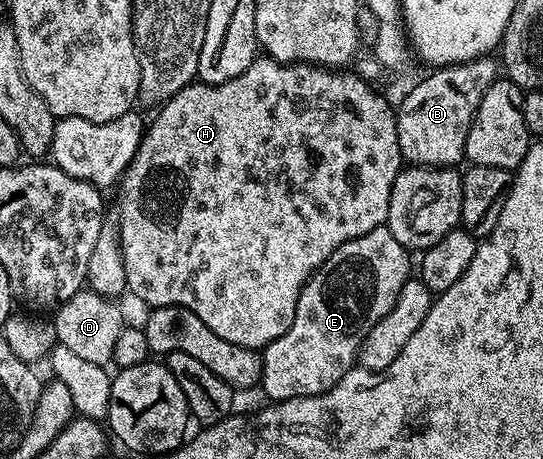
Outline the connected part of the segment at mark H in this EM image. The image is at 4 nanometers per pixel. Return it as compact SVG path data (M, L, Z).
M260 56L256 58L253 64L249 64L249 68L245 68L245 72L241 72L241 76L233 76L233 80L225 80L225 84L217 84L216 86L206 86L204 82L196 80L190 86L181 88L181 92L177 92L177 96L173 96L169 101L158 107L156 114L159 115L152 122L150 119L141 144L137 148L133 160L127 165L127 170L123 173L123 177L117 186L117 191L119 190L119 214L117 213L119 251L125 264L123 275L127 281L126 289L131 294L141 296L141 300L145 300L148 306L152 308L157 306L183 306L197 316L201 316L201 320L205 320L208 328L213 332L217 332L217 336L221 336L221 340L229 340L229 344L241 344L250 350L262 351L263 347L268 346L273 340L285 336L285 332L289 332L289 324L293 324L299 293L303 290L304 284L310 280L316 268L321 264L325 264L325 260L329 260L331 253L337 248L341 248L341 244L345 244L357 236L365 236L365 232L373 232L376 228L386 223L387 213L389 212L389 196L393 192L393 184L397 180L399 171L404 169L405 166L403 153L397 144L396 107L394 105L390 106L365 79L358 78L355 74L343 73L347 72L339 68L288 64L279 62L276 58Z

